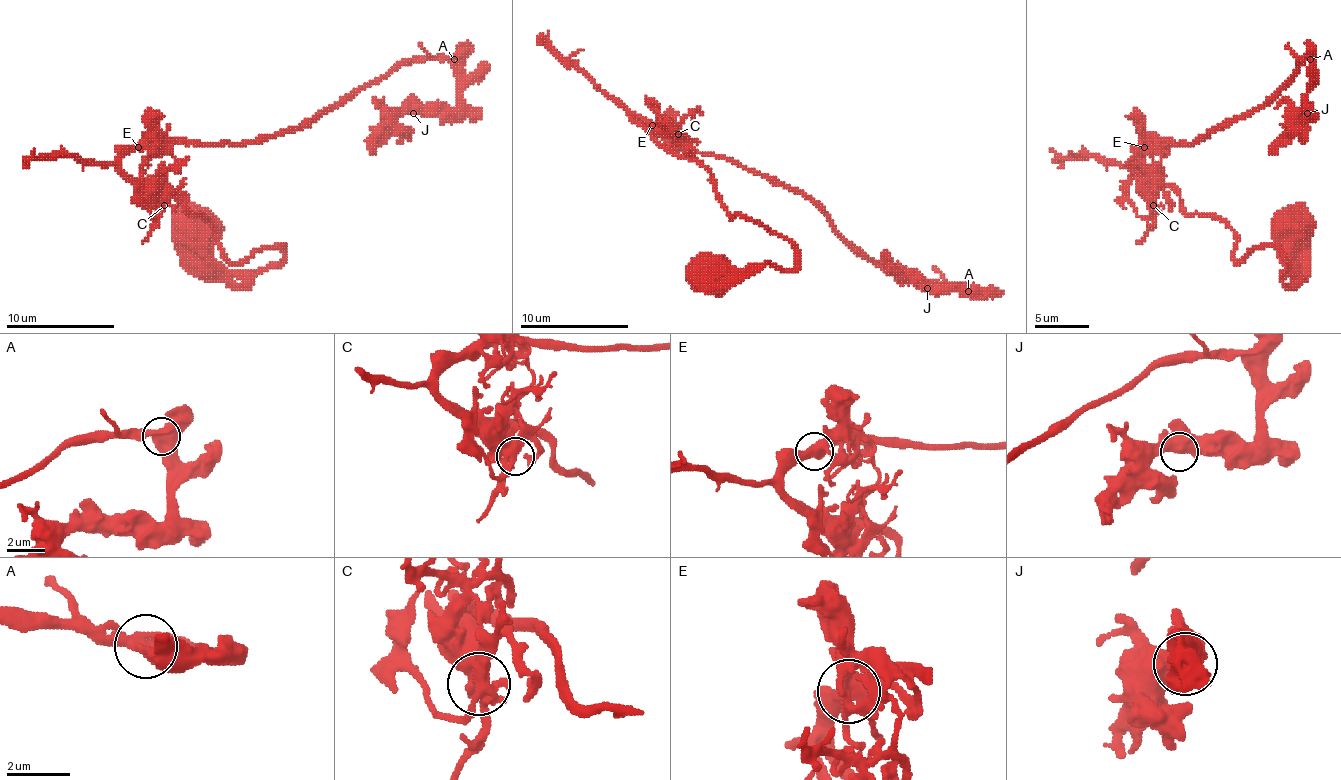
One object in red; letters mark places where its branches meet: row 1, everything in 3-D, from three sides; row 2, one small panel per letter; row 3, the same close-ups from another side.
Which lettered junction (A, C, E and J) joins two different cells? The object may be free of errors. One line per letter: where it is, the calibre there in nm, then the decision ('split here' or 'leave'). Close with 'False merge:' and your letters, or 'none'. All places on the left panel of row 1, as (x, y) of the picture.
A: (454, 59) | 480 nm | leave
C: (164, 205) | 380 nm | leave
E: (138, 147) | 440 nm | leave
J: (413, 113) | 500 nm | leave
False merge: none

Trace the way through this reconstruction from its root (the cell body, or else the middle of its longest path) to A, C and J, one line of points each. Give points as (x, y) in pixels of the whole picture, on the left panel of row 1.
A: (191, 224), (229, 270), (275, 265), (142, 184), (172, 146), (291, 132), (454, 59)
C: (191, 224), (229, 270), (283, 257), (270, 246), (232, 262), (175, 192), (142, 184), (164, 205)
J: (191, 224), (229, 270), (283, 257), (232, 262), (142, 184), (175, 143), (446, 59), (457, 105), (413, 113)

